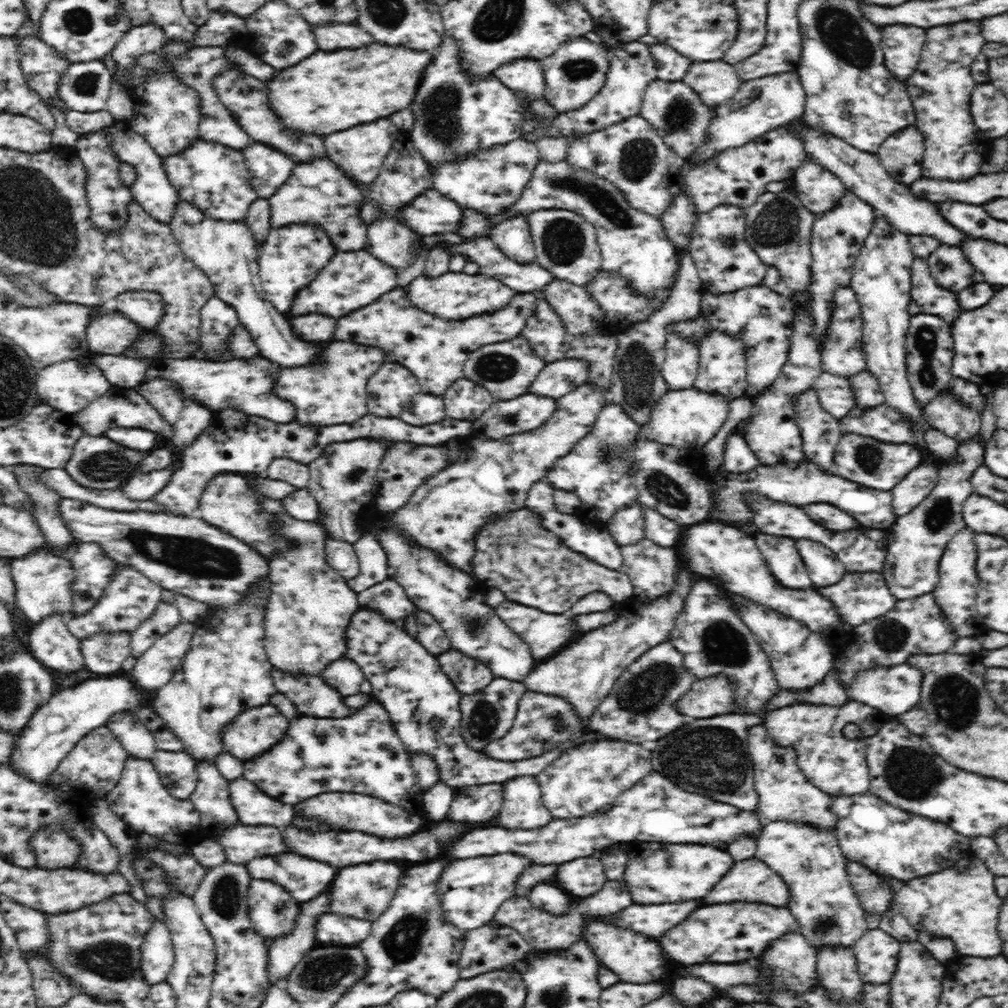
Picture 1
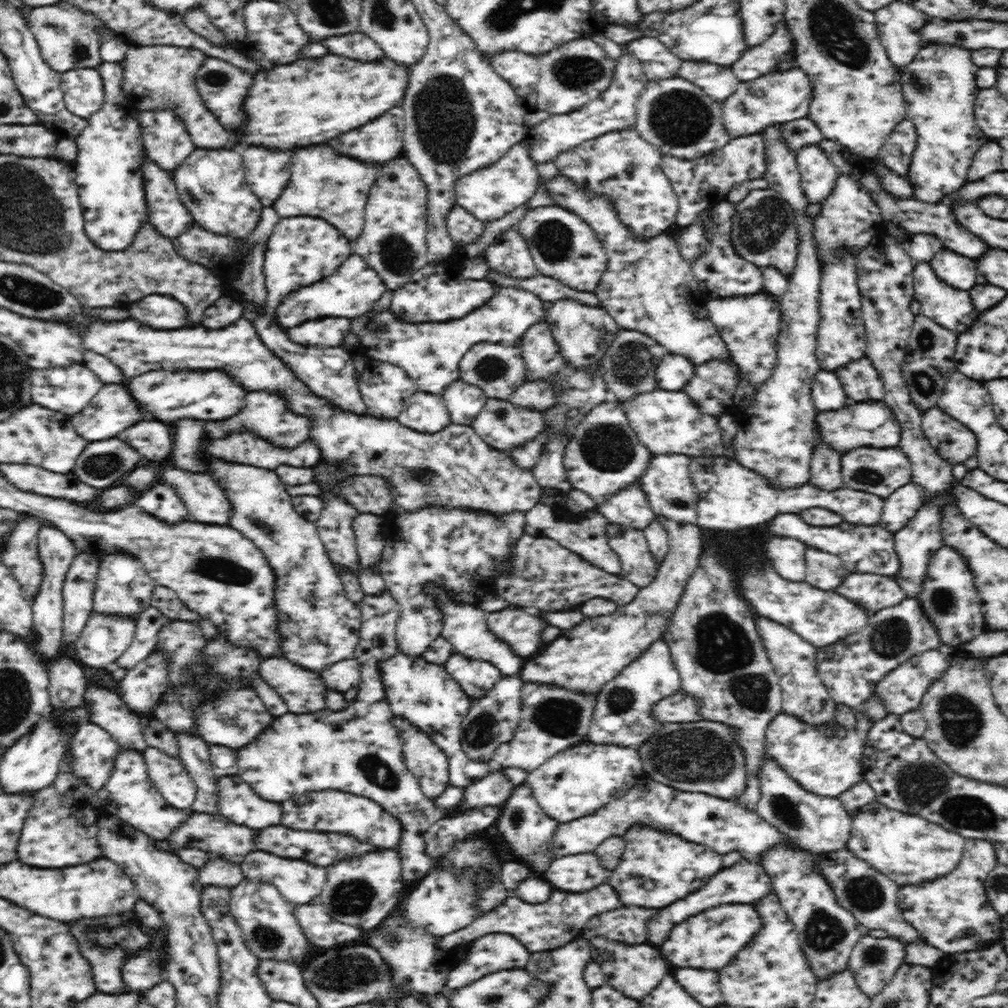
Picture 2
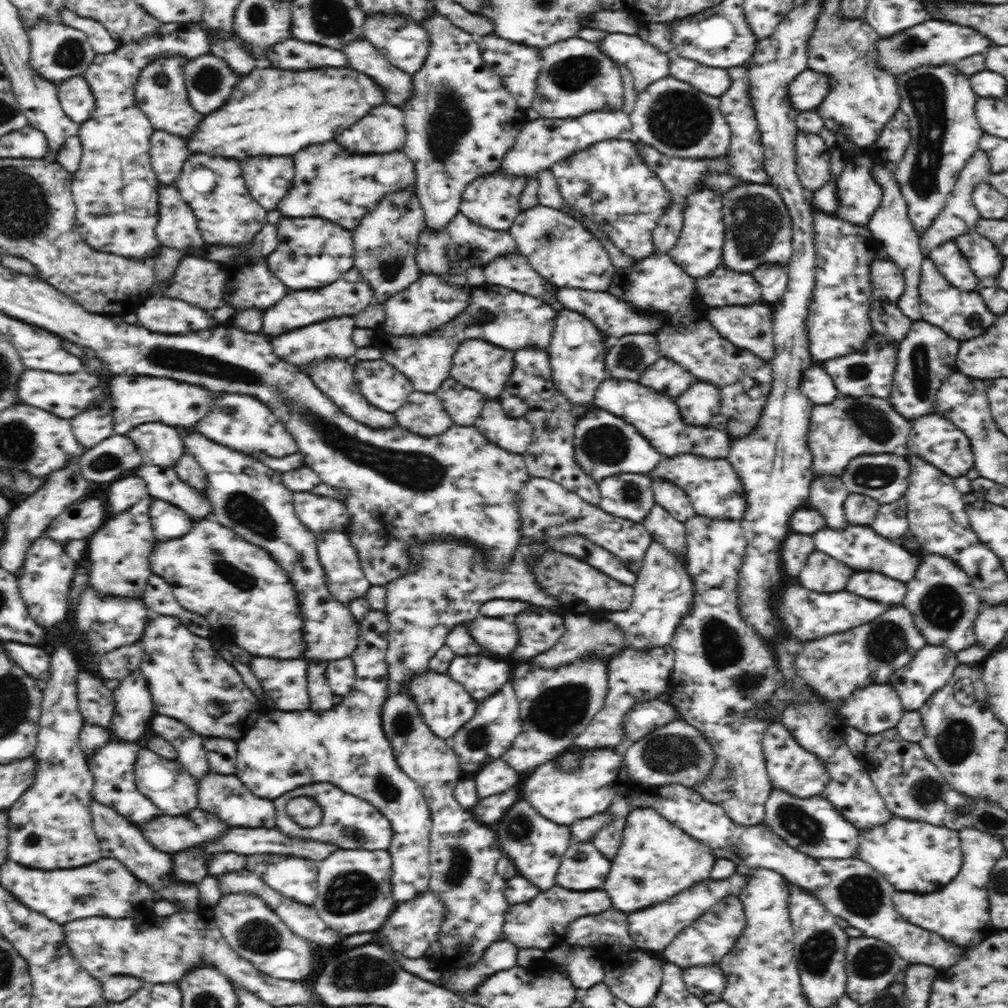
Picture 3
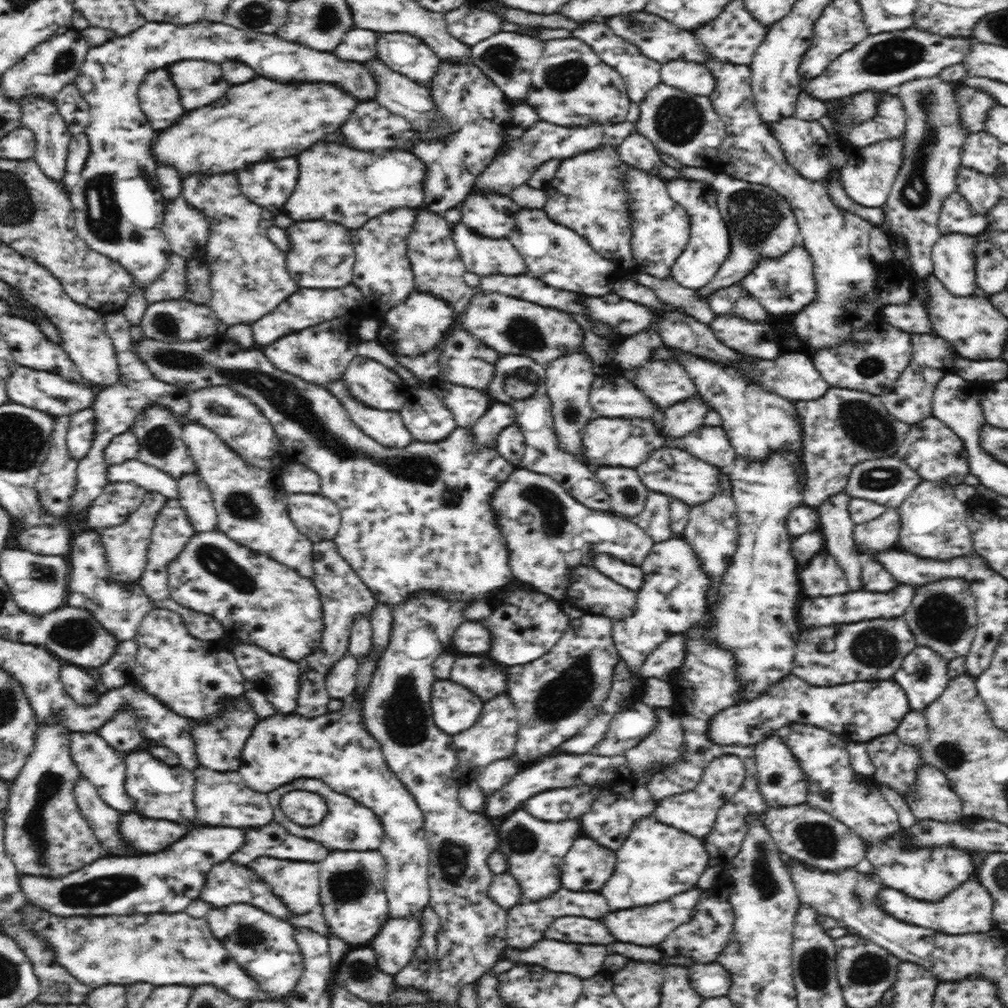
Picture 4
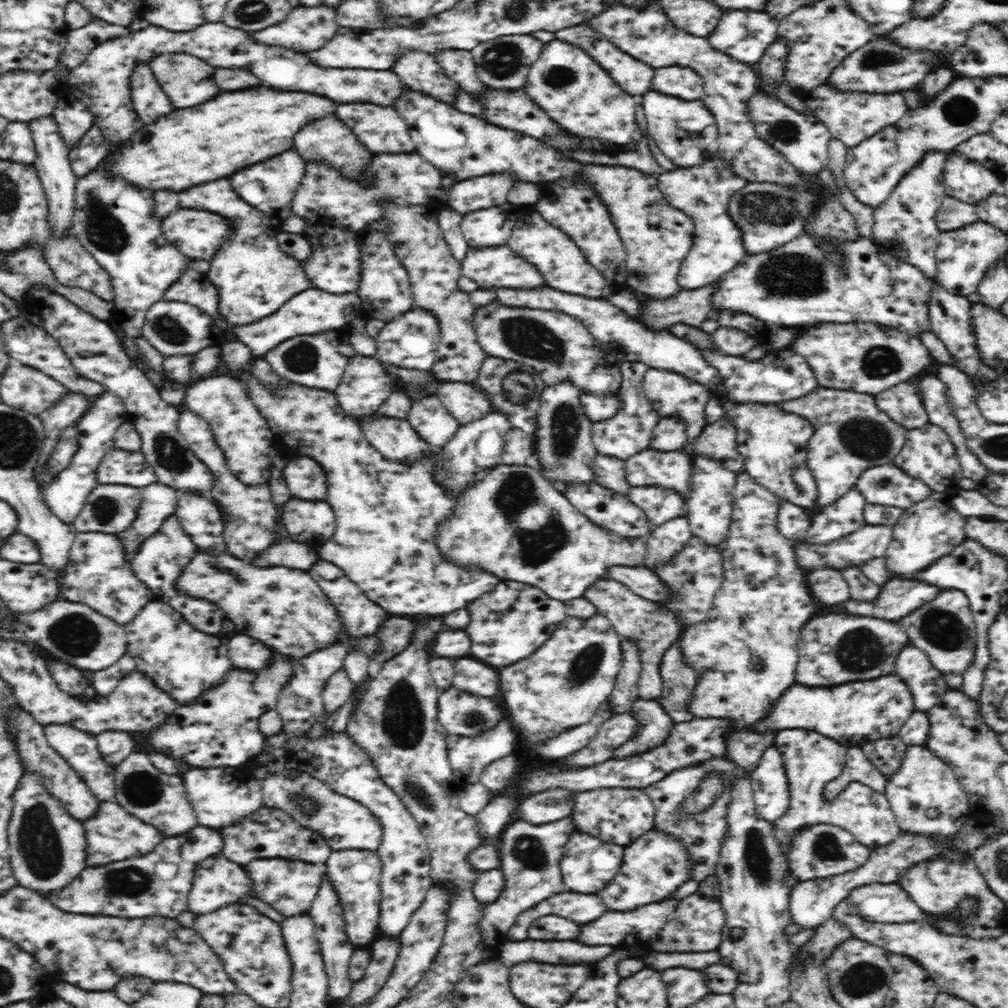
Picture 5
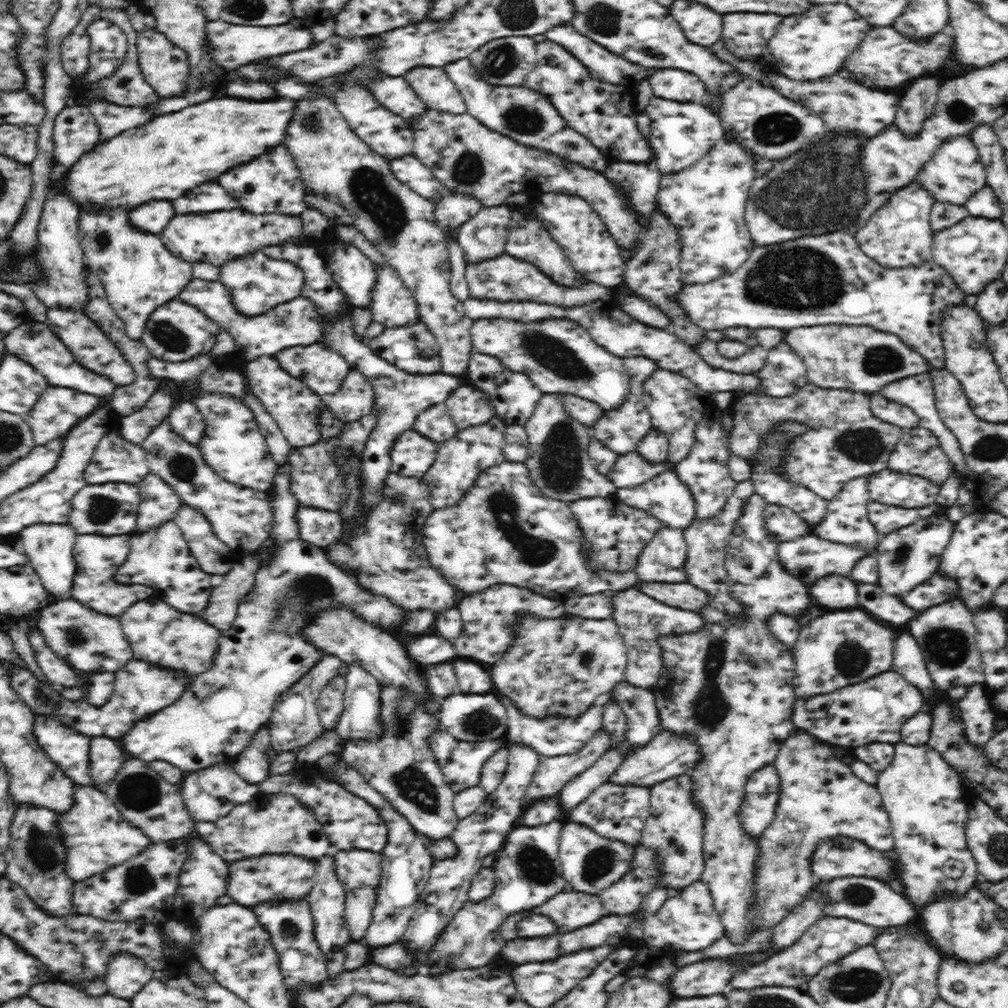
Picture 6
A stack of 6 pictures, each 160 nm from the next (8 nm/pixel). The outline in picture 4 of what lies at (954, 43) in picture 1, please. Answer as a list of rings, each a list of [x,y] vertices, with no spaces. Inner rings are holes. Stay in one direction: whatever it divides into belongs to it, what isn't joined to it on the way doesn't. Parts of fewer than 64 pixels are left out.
[[[937,76],[930,78],[916,78],[916,80],[904,82],[893,89],[893,93],[900,97],[906,113],[904,134],[904,160],[900,166],[896,180],[892,185],[884,210],[883,223],[879,226],[885,233],[899,236],[905,240],[908,252],[908,261],[912,265],[912,271],[919,279],[930,277],[934,266],[932,260],[932,248],[941,237],[937,224],[944,200],[956,190],[956,179],[961,163],[961,148],[970,134],[965,126],[961,126],[959,116],[959,104],[957,103],[956,91],[958,82],[946,82]]]

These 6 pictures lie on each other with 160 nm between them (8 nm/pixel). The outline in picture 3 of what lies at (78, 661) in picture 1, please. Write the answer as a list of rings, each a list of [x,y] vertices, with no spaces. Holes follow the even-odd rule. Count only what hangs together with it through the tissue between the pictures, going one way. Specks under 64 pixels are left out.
[[[42,536],[25,552],[25,561],[17,583],[28,612],[38,625],[45,629],[54,629],[66,623],[70,613],[68,594],[77,566],[78,562],[66,554],[64,546]]]

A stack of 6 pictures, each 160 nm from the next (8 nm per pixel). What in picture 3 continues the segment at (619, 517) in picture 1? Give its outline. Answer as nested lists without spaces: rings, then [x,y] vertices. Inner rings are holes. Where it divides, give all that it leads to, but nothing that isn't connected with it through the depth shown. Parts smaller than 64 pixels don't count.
[[[622,473],[607,476],[597,485],[601,496],[598,507],[608,514],[641,523],[655,505],[652,479],[647,474]]]

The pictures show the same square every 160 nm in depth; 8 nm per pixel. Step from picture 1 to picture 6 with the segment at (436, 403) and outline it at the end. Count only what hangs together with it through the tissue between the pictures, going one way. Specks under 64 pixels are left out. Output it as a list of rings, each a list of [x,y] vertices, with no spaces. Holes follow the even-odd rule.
[[[444,403],[426,408],[416,418],[413,428],[438,444],[454,438],[459,431],[452,417],[448,414],[447,406]]]

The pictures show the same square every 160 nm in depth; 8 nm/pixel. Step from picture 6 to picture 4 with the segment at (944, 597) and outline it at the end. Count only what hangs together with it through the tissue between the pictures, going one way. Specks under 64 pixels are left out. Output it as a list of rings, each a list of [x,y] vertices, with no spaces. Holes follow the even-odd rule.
[[[898,583],[892,592],[850,592],[832,598],[808,598],[801,600],[798,606],[798,621],[801,626],[830,626],[830,624],[850,624],[877,618],[903,617],[912,604],[915,586]]]

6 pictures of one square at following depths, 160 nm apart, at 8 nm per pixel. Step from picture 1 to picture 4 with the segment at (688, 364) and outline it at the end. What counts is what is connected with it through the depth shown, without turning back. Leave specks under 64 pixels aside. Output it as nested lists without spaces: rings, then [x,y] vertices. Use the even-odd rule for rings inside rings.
[[[650,360],[638,367],[636,388],[662,409],[694,399],[699,393],[688,371],[671,360]]]

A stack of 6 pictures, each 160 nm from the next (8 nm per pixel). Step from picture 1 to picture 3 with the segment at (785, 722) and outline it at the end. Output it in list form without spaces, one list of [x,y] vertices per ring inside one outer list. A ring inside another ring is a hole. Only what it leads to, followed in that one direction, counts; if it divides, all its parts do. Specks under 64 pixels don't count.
[[[772,722],[764,731],[762,751],[766,758],[766,769],[770,777],[771,788],[783,790],[794,797],[806,799],[819,796],[825,789],[830,775],[826,771],[826,763],[820,758],[801,748],[790,731],[780,722]]]

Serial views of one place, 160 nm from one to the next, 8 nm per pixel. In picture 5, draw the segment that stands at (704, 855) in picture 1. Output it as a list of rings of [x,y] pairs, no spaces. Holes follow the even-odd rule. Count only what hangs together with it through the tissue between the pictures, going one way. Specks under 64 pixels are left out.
[[[656,829],[638,836],[624,847],[620,874],[600,892],[600,898],[610,910],[634,910],[638,906],[668,899],[679,886],[690,881],[692,862],[686,847],[671,834]]]

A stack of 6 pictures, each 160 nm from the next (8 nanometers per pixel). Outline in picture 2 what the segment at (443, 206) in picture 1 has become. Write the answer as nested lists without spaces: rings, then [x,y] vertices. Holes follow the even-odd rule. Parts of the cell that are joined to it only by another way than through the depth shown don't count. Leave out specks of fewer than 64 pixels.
[[[458,204],[446,216],[448,233],[454,242],[458,242],[457,246],[466,246],[476,242],[482,236],[485,224]]]

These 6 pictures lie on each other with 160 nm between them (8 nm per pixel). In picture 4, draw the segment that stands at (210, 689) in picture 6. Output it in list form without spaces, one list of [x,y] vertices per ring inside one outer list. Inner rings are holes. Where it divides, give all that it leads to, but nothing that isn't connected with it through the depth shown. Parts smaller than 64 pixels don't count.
[[[244,695],[224,703],[223,711],[215,719],[198,721],[190,731],[190,735],[194,737],[194,743],[196,743],[196,757],[198,757],[200,765],[218,772],[239,770],[246,742],[249,742],[254,726],[260,720],[252,708],[252,703]]]

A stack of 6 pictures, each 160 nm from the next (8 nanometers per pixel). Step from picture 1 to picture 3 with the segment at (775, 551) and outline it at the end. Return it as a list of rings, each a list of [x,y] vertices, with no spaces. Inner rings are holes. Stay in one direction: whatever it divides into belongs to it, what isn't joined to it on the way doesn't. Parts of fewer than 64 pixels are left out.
[[[791,532],[780,550],[782,552],[782,568],[786,570],[785,573],[790,577],[797,577],[806,564],[806,558],[814,550],[816,548],[814,548],[814,542],[810,535]]]

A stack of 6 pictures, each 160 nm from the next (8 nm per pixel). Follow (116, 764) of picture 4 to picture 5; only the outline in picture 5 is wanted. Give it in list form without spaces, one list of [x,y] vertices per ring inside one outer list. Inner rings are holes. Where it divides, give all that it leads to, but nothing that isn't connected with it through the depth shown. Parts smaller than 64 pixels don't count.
[[[43,725],[46,739],[48,740],[49,746],[54,748],[54,751],[64,758],[64,761],[82,778],[88,788],[94,793],[94,797],[98,801],[114,801],[115,800],[115,778],[116,778],[116,767],[108,765],[100,751],[98,751],[98,742],[96,738],[86,734],[83,730],[76,730],[76,728],[63,725]]]

